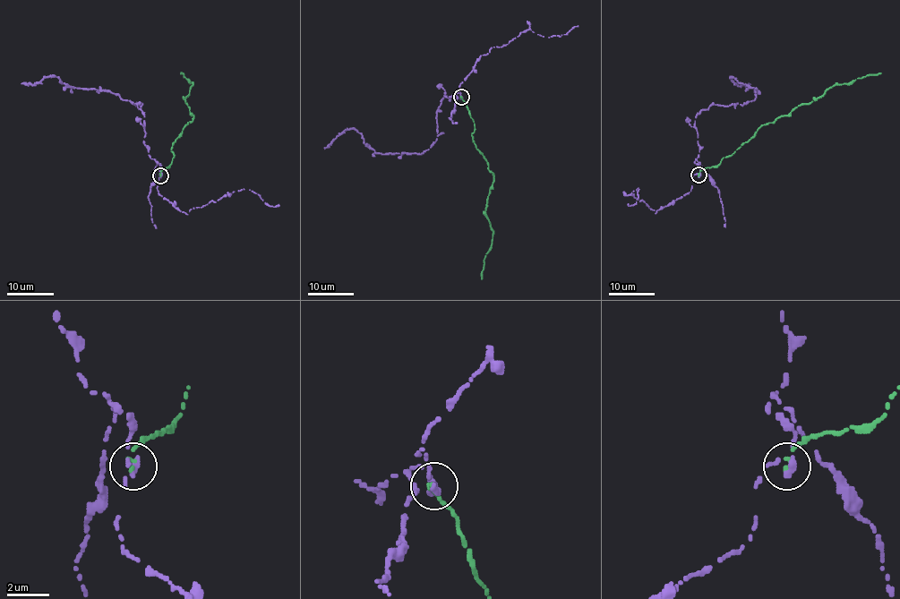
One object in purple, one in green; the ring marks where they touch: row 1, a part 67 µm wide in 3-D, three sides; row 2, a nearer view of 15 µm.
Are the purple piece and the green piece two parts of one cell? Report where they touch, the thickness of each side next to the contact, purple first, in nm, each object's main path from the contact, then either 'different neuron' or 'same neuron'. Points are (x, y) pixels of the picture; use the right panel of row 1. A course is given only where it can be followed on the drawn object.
(698, 175) | 360/200 nm | purple via (699, 175), (695, 117), (714, 104), (751, 101), (755, 89), (731, 77), (739, 85), (749, 84) | green via (698, 175), (731, 156), (761, 125), (811, 103), (836, 84), (881, 72) | different neuron

